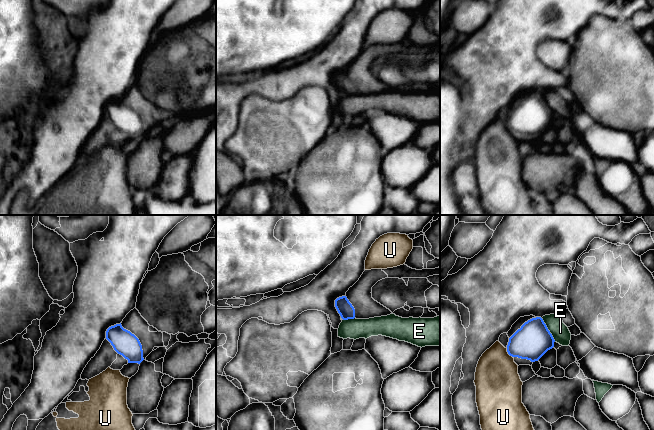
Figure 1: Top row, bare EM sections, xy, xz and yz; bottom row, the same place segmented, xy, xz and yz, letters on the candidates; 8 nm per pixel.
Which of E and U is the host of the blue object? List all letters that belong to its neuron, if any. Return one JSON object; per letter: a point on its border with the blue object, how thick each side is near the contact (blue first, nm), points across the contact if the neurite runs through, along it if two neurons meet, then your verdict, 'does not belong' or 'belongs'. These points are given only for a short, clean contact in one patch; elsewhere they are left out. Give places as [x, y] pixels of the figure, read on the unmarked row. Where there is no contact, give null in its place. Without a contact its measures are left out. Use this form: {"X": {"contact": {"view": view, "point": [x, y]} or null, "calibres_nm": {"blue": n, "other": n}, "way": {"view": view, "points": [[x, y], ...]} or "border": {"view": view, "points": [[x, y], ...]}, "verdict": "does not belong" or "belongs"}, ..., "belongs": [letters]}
{"E": {"contact": {"view": "yz", "point": [548, 106]}, "calibres_nm": {"blue": 280, "other": 140}, "border": {"view": "yz", "points": [[541, 94], [555, 117]]}, "verdict": "does not belong"}, "U": {"contact": {"view": "yz", "point": [508, 129]}, "calibres_nm": {"blue": 280, "other": 360}, "border": {"view": "yz", "points": [[506, 124], [506, 127], [512, 133]]}, "verdict": "does not belong"}, "belongs": []}

